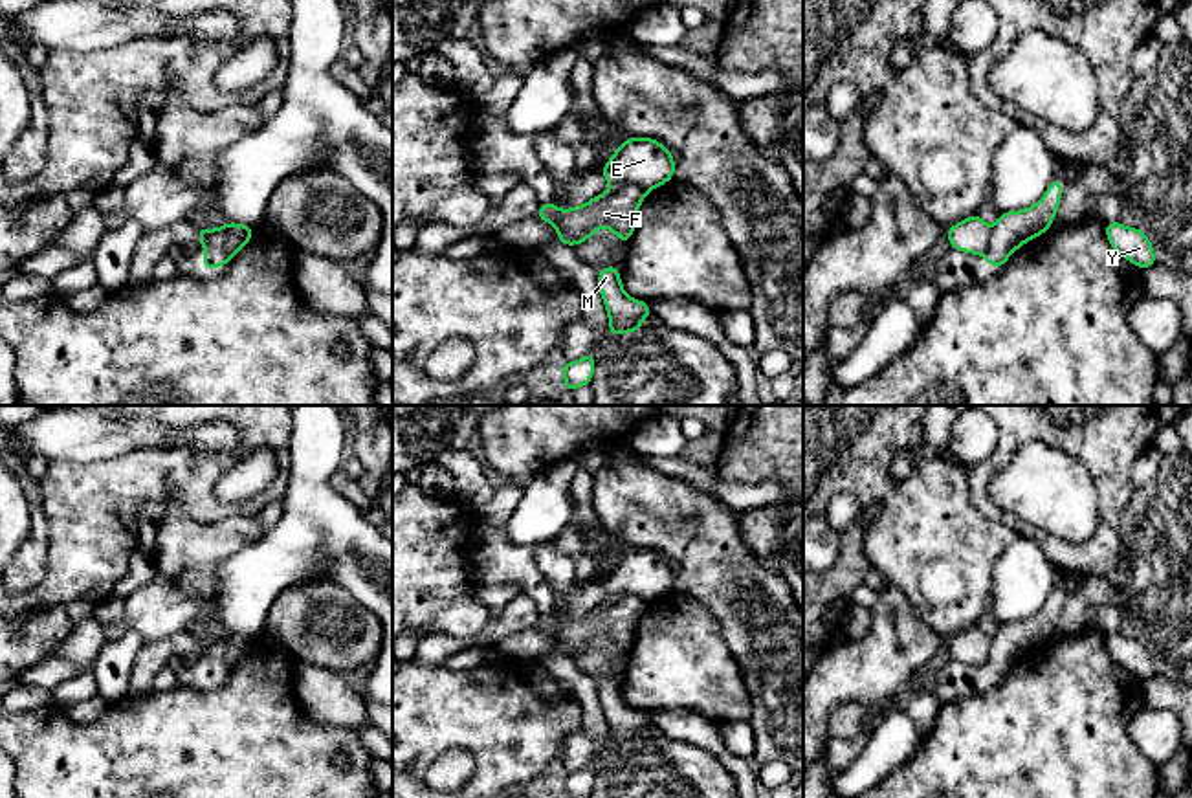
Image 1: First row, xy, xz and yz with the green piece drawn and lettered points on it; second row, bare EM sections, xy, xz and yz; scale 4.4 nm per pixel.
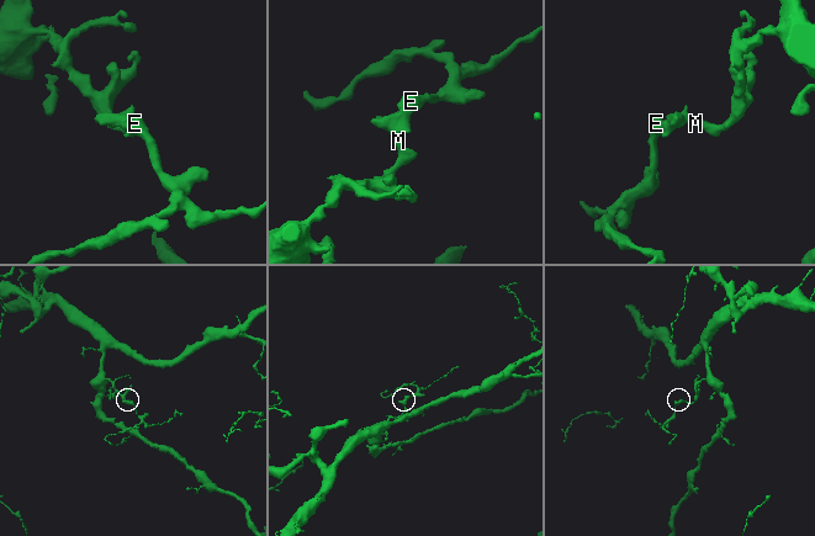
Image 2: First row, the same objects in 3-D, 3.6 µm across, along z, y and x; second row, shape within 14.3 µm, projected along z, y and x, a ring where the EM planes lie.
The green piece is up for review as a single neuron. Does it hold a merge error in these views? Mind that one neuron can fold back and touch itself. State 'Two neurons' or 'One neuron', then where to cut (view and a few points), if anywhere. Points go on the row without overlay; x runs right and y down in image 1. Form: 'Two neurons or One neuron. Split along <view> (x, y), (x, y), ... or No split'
Two neurons. Split along xz (611, 598), (637, 595), (646, 604)

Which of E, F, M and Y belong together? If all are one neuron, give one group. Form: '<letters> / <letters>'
E / F M Y

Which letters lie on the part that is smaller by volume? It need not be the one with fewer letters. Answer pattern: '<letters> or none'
E

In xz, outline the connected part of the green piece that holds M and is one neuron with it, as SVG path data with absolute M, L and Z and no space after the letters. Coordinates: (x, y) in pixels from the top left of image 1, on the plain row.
M614 675L598 682L600 706L609 726L609 747L631 745L644 739L642 732L651 725L646 712L625 704L620 692L620 679Z

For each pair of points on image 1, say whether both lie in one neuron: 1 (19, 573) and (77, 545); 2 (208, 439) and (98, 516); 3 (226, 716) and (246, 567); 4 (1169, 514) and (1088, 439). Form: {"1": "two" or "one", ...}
{"1": "two", "2": "two", "3": "two", "4": "two"}

